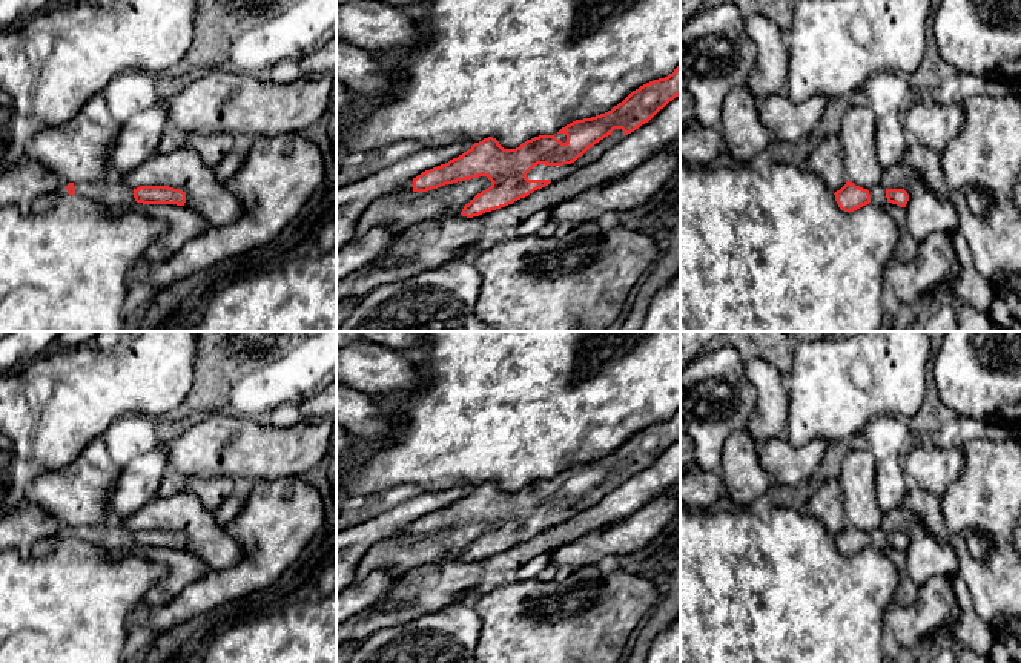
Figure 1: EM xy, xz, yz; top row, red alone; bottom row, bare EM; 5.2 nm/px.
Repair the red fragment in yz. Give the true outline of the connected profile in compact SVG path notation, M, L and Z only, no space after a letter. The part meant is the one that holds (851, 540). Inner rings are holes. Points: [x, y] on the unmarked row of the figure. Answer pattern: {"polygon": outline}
{"polygon": "M851 525L837 534L835 545L844 556L854 556L869 546L884 551L887 546L906 551L909 539L904 533L886 533L883 528L877 528L871 533L863 533Z"}

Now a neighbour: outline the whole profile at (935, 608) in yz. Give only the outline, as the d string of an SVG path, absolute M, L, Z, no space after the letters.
M935 576L918 586L912 605L892 603L884 612L884 626L903 648L921 645L935 632L946 634L958 618L958 602L952 580Z

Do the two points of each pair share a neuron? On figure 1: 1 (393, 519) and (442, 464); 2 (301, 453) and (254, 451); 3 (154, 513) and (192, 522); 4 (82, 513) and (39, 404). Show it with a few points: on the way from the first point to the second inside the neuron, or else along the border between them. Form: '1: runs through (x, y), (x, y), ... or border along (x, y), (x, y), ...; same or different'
1: border along (458, 484), (422, 493); different
2: runs through (289, 453), (266, 453); same
3: runs through (163, 513), (183, 513); same
4: border along (89, 444), (65, 467), (45, 470), (31, 484); different

